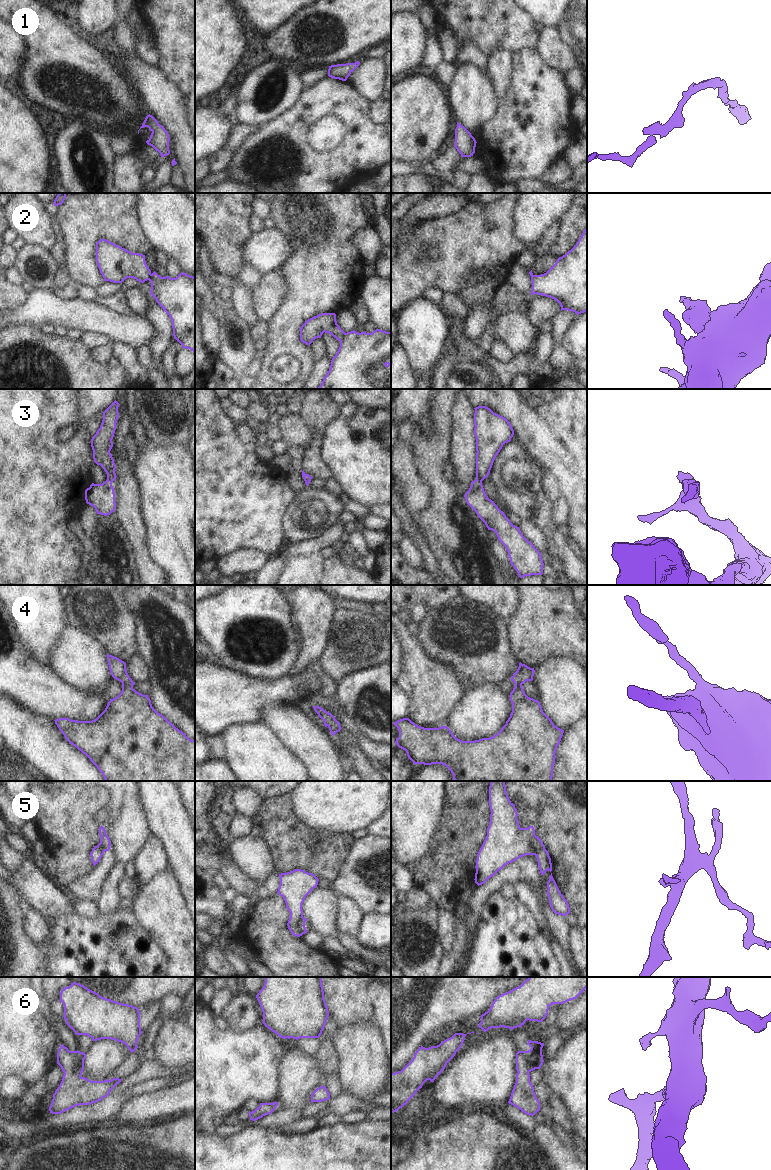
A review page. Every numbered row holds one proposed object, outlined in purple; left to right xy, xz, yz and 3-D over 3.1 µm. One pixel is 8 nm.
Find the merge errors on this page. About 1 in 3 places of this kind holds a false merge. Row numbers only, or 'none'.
2, 5

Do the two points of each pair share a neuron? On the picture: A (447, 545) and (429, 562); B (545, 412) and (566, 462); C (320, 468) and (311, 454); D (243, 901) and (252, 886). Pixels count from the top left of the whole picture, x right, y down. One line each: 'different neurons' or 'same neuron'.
A: different neurons
B: different neurons
C: same neuron
D: different neurons

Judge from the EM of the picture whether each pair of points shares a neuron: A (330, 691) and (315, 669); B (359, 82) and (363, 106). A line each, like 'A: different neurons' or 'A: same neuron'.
A: same neuron
B: different neurons

